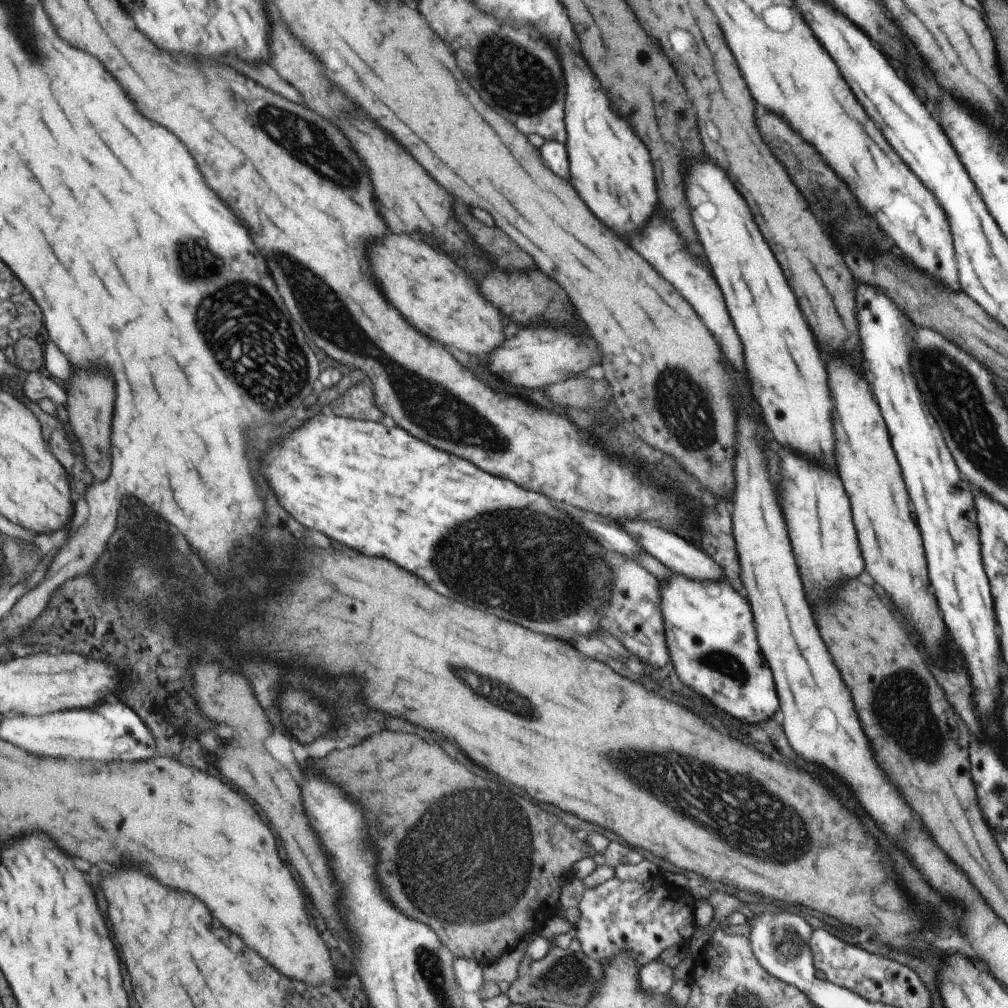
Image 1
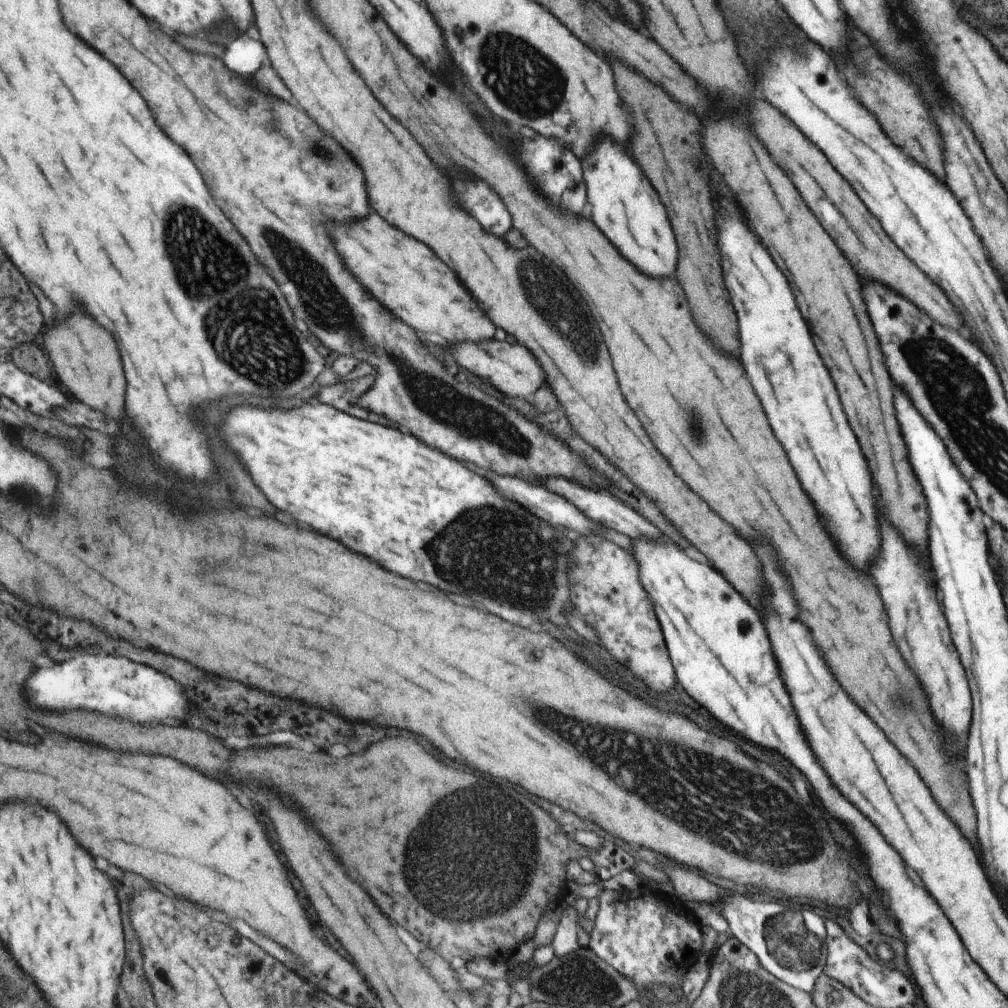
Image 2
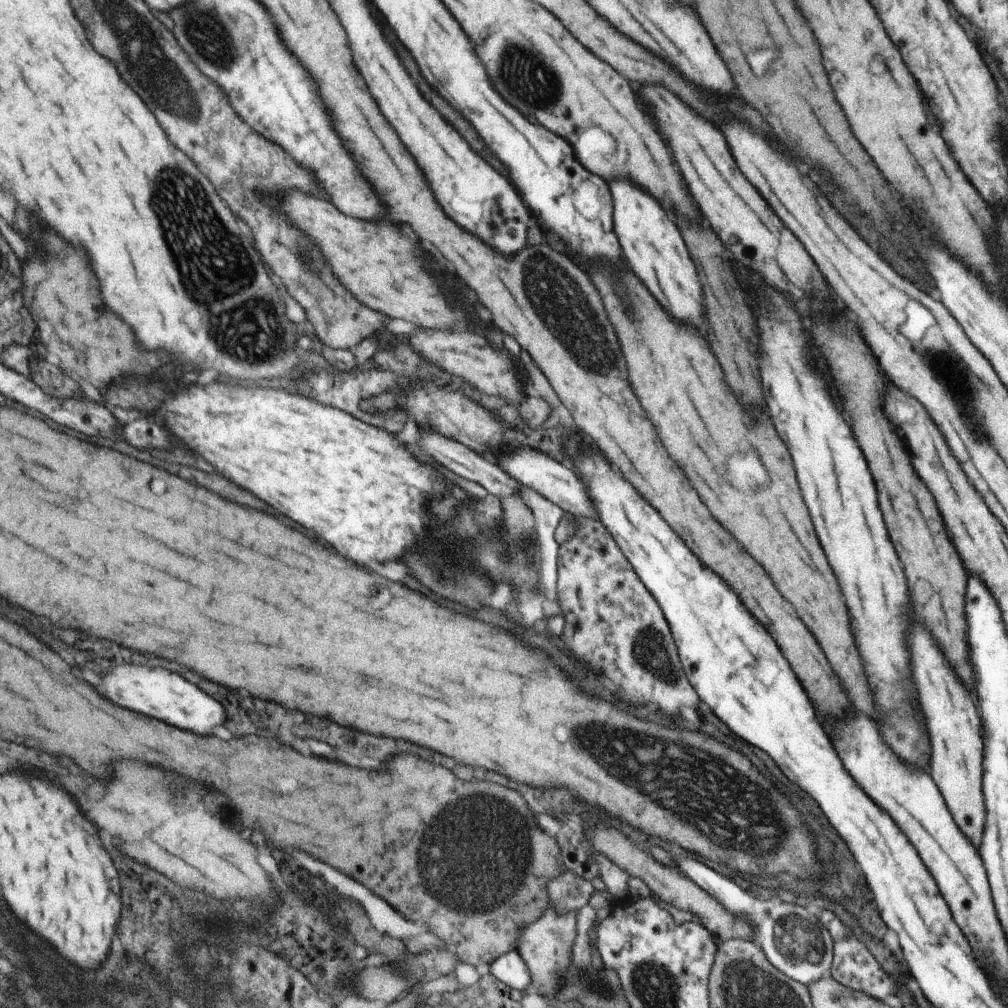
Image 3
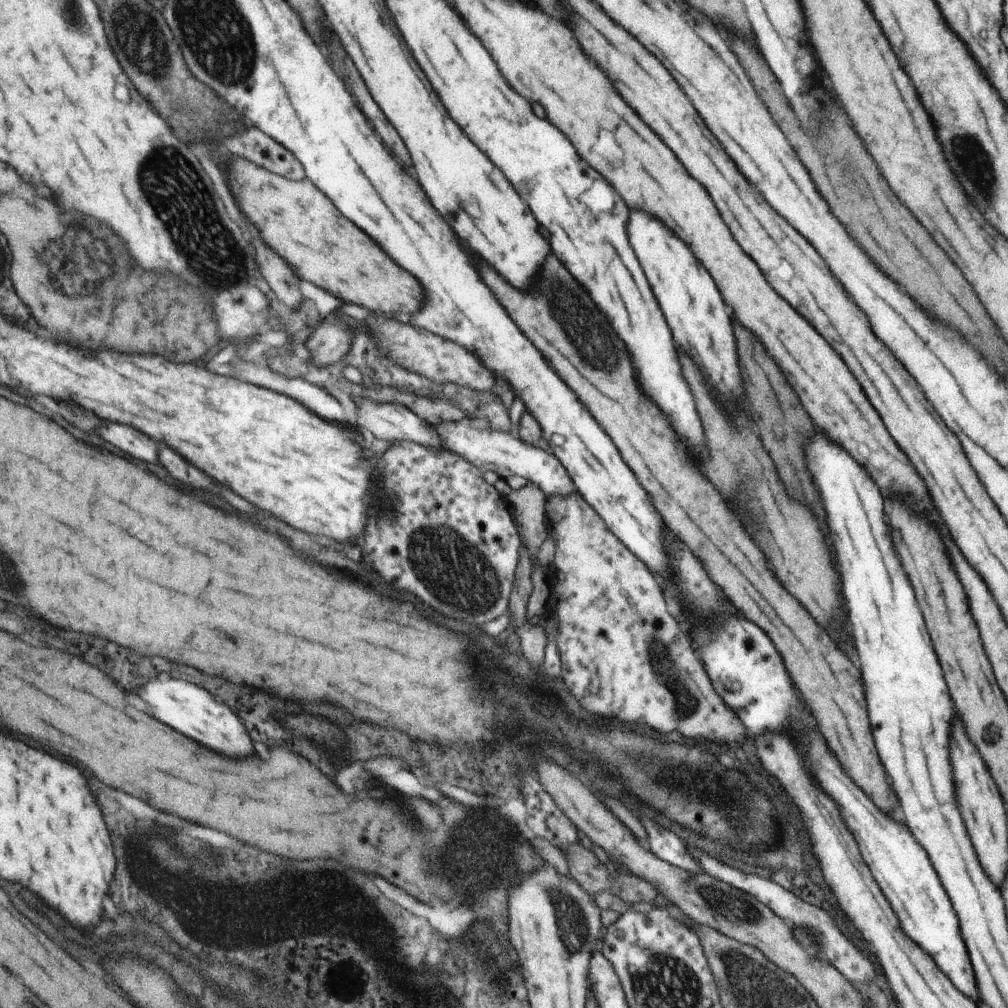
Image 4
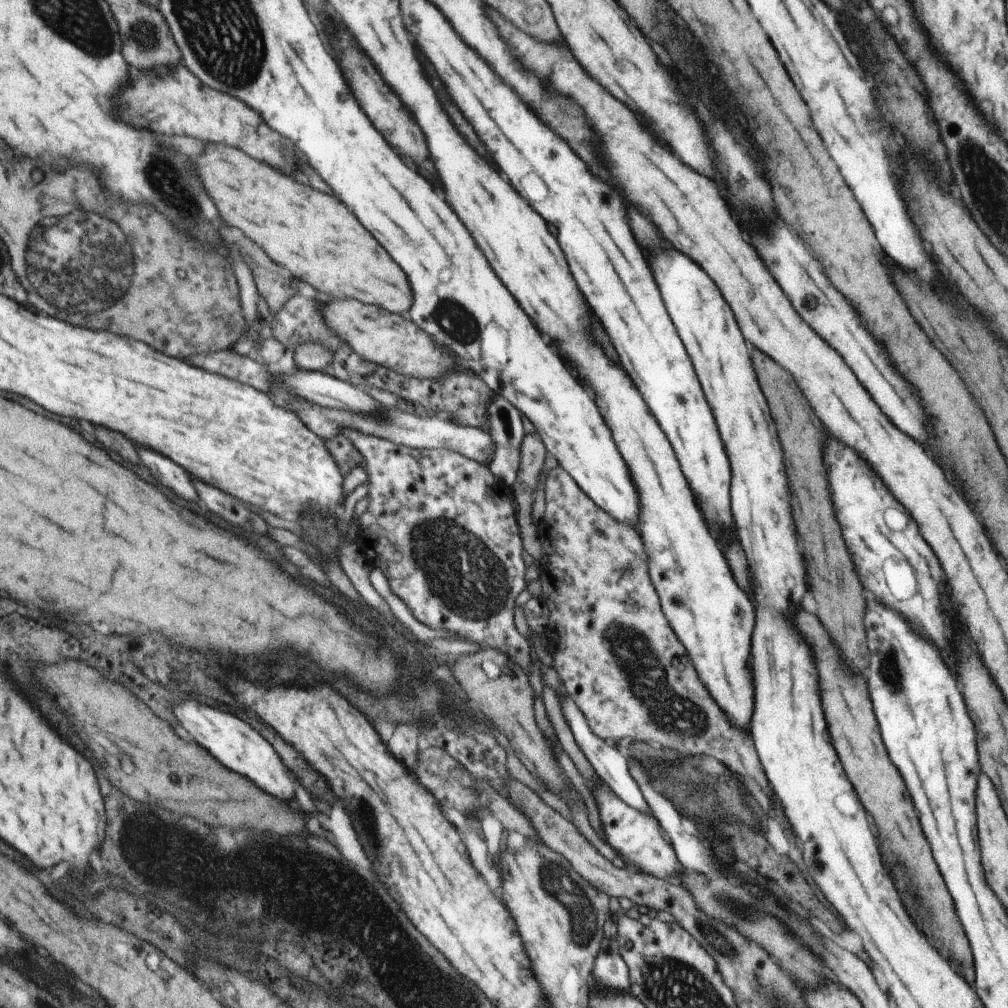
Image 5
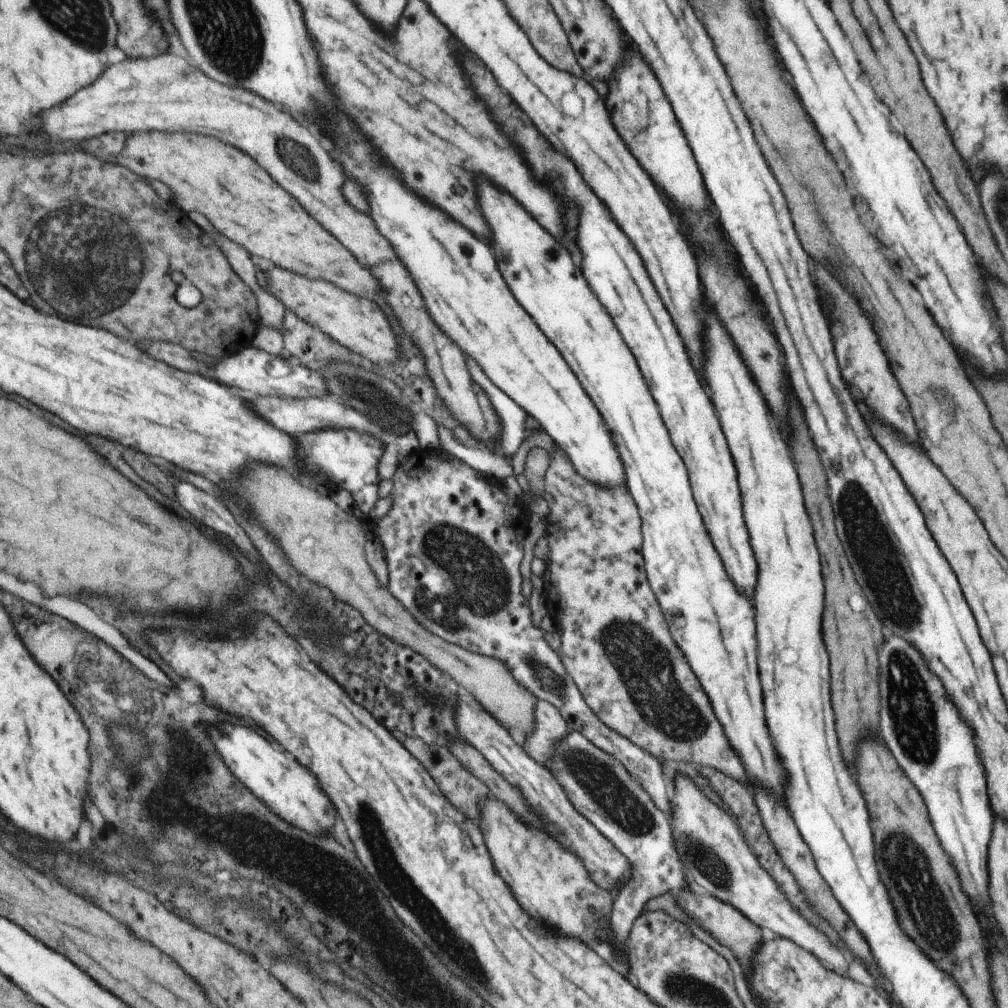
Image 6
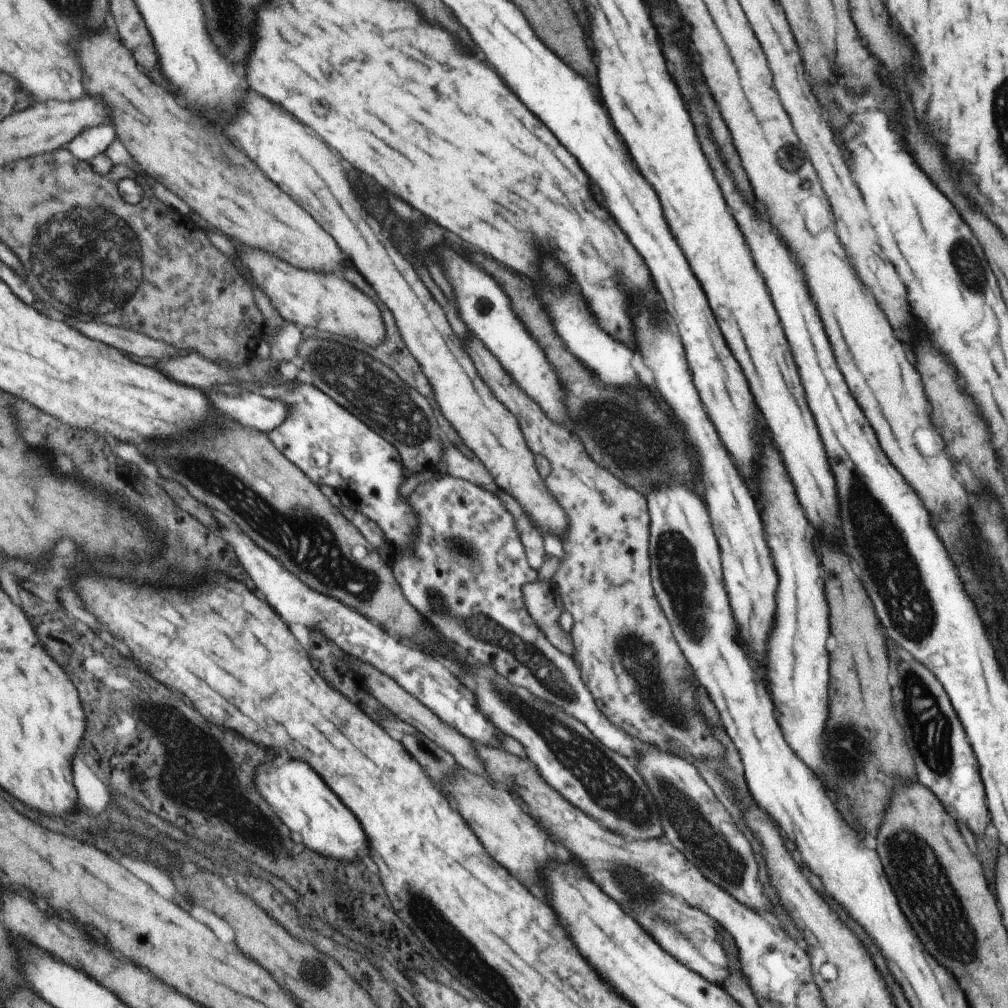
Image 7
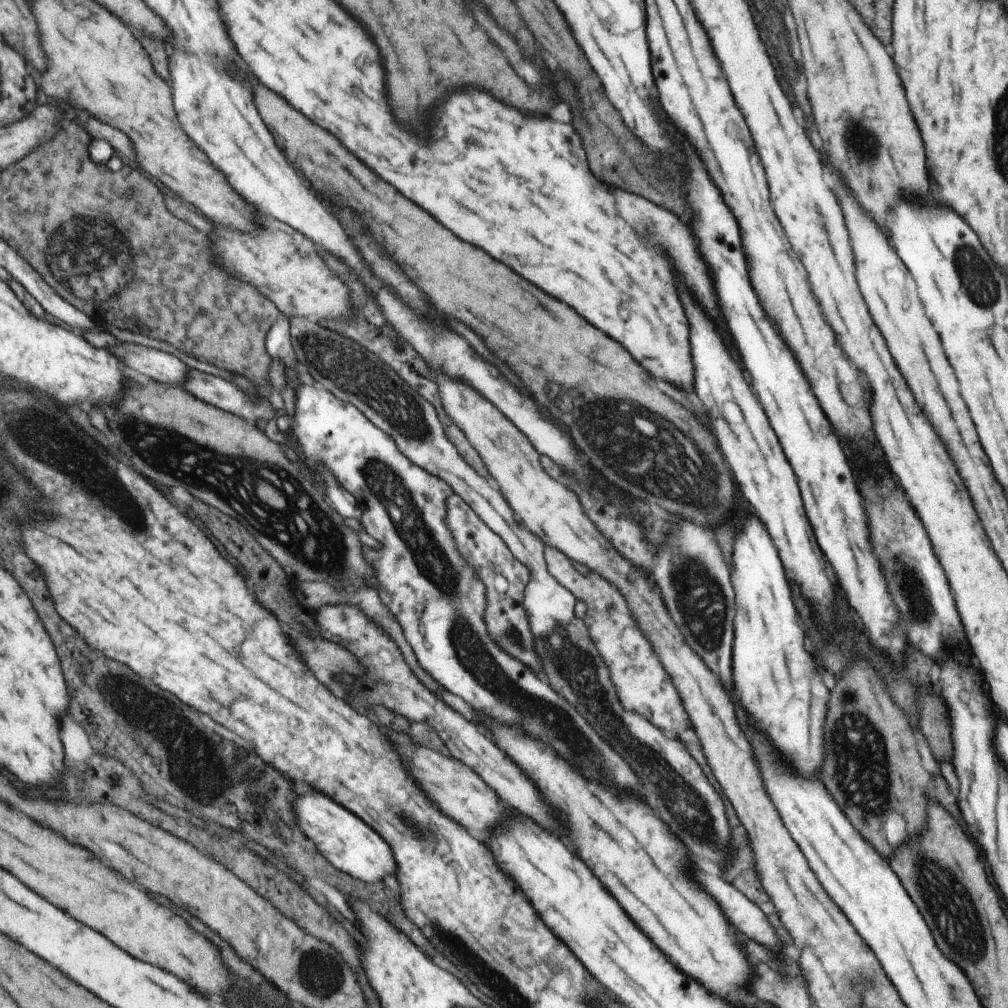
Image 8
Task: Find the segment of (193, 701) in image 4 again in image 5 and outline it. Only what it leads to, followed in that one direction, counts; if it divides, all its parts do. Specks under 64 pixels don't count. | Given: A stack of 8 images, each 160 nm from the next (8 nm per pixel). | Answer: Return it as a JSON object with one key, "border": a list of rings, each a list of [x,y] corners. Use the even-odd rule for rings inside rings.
{"border":[[[183,702],[181,706],[177,706],[175,714],[183,722],[185,730],[189,734],[193,734],[193,738],[201,746],[205,746],[217,760],[221,760],[229,770],[249,776],[259,788],[263,788],[265,792],[269,792],[281,800],[295,798],[297,782],[291,780],[289,768],[285,766],[279,752],[251,724],[243,722],[237,716],[231,716],[217,708],[211,708],[211,706],[201,706],[201,710],[199,710],[197,702]]]}

